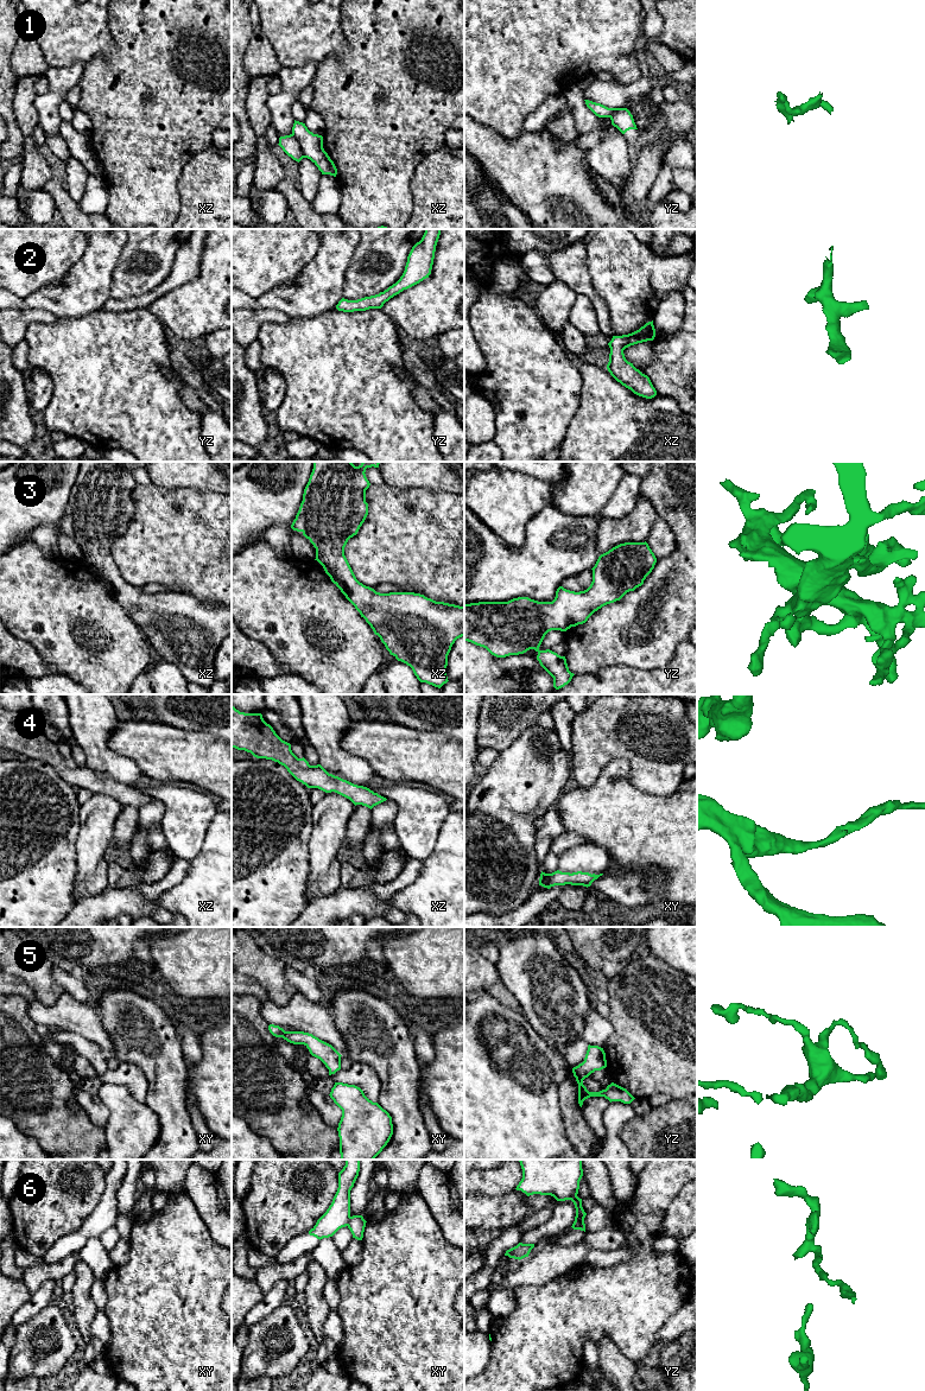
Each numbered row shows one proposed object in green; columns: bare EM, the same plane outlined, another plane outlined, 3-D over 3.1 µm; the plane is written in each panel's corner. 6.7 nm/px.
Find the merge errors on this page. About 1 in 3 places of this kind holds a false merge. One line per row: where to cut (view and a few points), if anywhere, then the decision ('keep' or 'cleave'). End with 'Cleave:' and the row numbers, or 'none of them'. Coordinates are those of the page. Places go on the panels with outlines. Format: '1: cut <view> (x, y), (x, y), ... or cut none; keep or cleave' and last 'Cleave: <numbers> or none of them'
1: cut xz (291, 134), (297, 139), (304, 157); cleave
2: cut none; keep
3: cut none; keep
4: cut none; keep
5: cut none; keep
6: cut xy (350, 1217), (347, 1225); cleave
Cleave: 1, 6

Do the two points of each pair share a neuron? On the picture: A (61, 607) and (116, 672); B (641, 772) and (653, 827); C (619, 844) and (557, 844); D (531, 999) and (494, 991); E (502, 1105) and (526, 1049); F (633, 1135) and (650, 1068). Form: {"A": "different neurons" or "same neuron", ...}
{"A": "same neuron", "B": "different neurons", "C": "different neurons", "D": "different neurons", "E": "same neuron", "F": "different neurons"}

